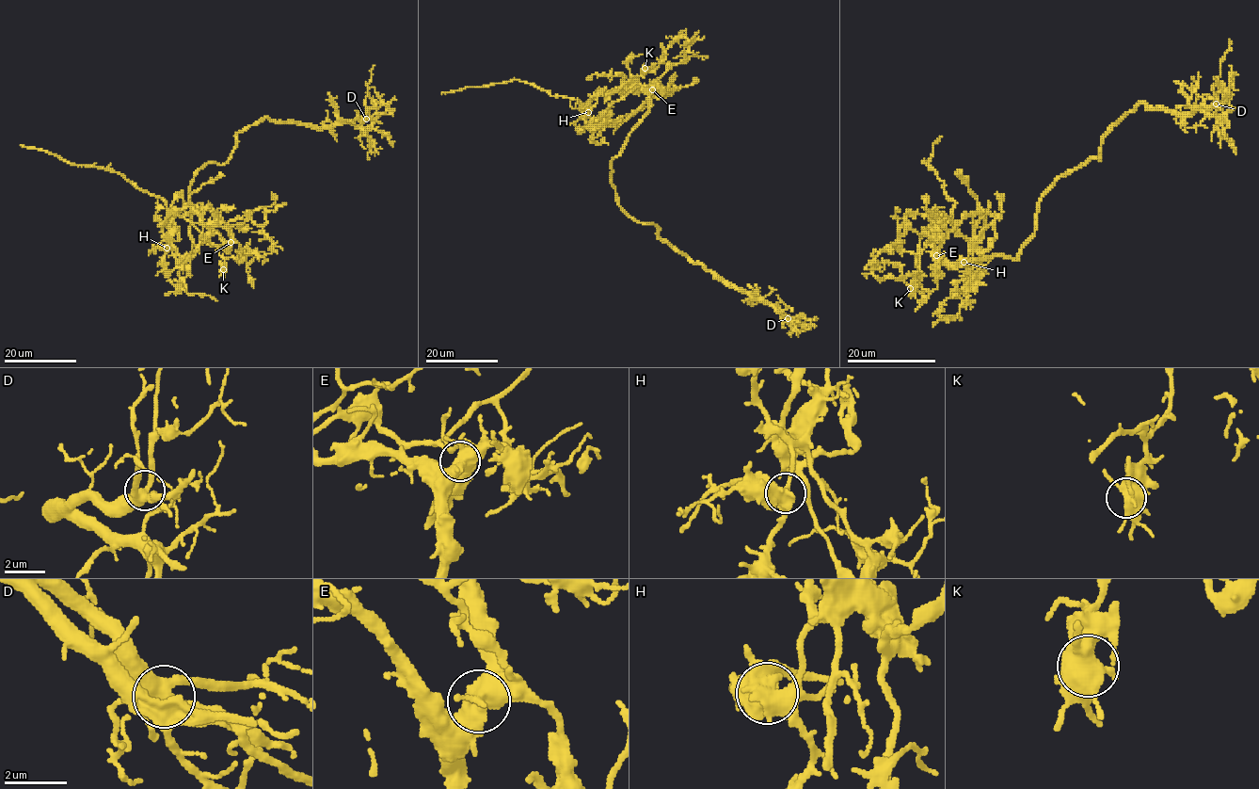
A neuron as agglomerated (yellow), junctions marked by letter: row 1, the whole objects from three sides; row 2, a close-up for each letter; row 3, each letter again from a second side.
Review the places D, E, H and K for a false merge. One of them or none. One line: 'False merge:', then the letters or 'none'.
False merge: E

